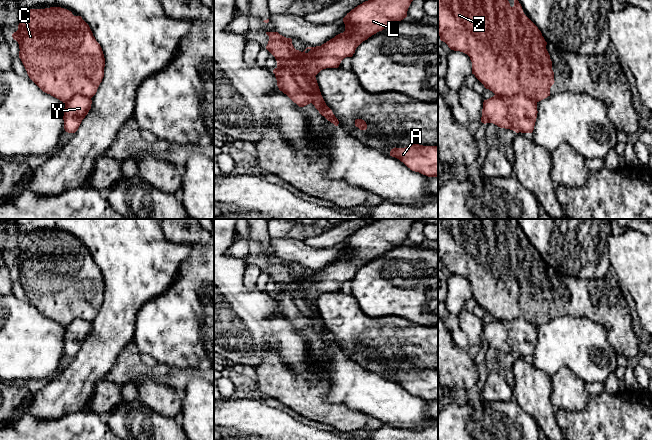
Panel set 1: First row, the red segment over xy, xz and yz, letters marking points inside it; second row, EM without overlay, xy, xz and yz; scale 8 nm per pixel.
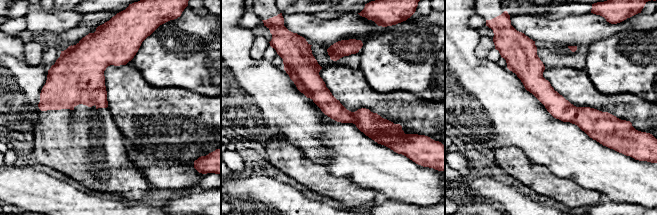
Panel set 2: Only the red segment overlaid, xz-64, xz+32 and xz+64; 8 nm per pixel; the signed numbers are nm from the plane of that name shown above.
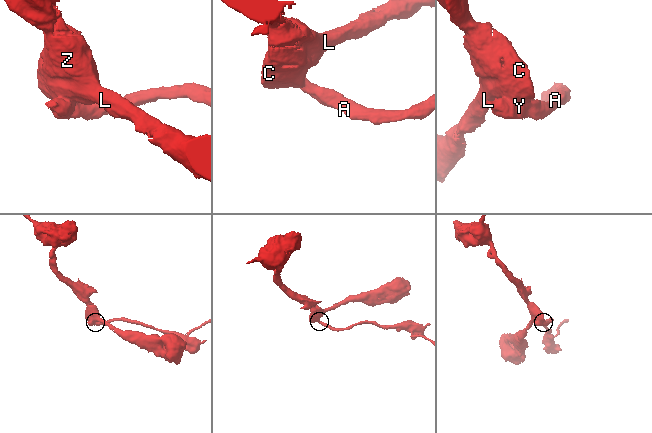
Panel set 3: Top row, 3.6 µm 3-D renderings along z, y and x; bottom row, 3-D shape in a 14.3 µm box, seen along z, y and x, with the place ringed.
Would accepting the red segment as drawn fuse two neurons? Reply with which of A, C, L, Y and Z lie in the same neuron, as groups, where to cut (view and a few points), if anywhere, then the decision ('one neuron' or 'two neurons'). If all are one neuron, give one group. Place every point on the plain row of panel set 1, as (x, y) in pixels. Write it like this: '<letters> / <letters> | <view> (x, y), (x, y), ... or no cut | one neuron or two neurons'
A Y / C L Z | xz (296, 295), (294, 298), (295, 305), (309, 317) | two neurons

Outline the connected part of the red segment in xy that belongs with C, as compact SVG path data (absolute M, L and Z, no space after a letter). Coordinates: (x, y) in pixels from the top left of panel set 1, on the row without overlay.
M50 231L45 233L23 233L18 238L18 254L12 258L14 264L19 268L19 282L21 283L29 302L45 317L59 323L63 327L68 326L74 319L79 318L92 322L104 301L105 282L100 268L96 265L89 249L81 240L74 240L71 235L61 231Z

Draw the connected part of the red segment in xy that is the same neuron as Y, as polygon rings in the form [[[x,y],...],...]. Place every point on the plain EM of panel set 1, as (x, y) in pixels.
[[[76,318],[68,326],[64,332],[64,353],[68,357],[75,357],[82,344],[91,333],[92,324],[90,321]]]

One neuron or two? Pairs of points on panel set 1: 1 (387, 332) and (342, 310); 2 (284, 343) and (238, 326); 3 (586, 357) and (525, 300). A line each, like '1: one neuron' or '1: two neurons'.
1: one neuron
2: one neuron
3: two neurons

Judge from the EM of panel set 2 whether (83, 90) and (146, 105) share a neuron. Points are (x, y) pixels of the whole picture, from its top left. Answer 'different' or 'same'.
different

